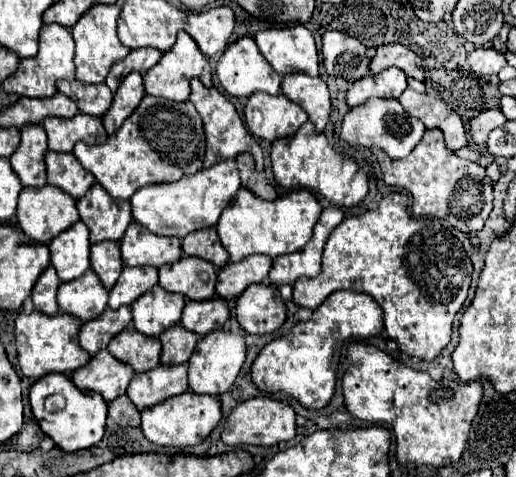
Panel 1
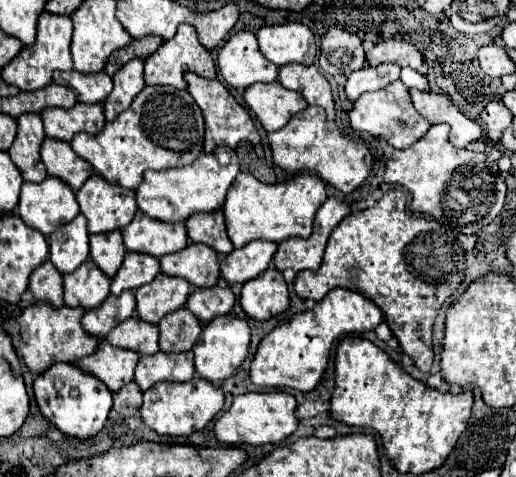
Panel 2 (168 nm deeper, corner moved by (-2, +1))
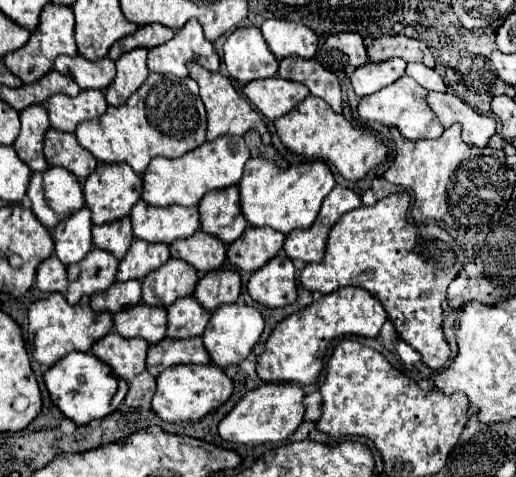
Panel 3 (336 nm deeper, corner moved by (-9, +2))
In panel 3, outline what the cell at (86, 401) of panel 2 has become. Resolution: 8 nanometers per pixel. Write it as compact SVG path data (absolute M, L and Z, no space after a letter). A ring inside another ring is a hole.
M67 354L61 362L57 362L57 366L51 366L43 378L51 400L75 424L89 424L91 420L115 412L129 388L123 378L117 378L113 370L93 354Z

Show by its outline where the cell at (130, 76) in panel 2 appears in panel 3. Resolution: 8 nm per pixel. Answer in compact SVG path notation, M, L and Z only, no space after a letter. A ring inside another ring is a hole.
M137 48L129 54L123 54L117 62L117 76L111 86L105 90L105 98L109 106L121 106L125 100L143 84L149 74L147 68L147 50Z

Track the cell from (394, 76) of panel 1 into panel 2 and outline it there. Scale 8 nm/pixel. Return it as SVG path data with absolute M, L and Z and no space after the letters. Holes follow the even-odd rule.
M386 63L386 65L378 65L378 67L366 65L364 69L358 69L348 75L346 95L350 101L356 101L362 93L384 89L386 85L390 85L396 79L400 79L400 67L394 63Z

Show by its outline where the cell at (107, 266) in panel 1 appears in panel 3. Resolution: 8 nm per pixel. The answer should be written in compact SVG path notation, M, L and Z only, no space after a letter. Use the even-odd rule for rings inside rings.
M123 218L121 222L111 222L109 226L93 226L93 244L101 250L111 252L117 260L125 256L133 240L131 218Z

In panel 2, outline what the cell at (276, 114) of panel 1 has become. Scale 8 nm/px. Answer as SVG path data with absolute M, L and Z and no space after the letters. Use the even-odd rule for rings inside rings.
M278 81L250 85L244 93L244 101L268 133L278 131L288 119L308 107L302 95L282 87Z

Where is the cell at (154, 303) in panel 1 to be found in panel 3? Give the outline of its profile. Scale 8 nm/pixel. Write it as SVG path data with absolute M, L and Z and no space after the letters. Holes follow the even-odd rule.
M171 258L159 270L143 278L143 296L141 300L151 306L171 306L177 298L191 296L199 274L185 260Z

